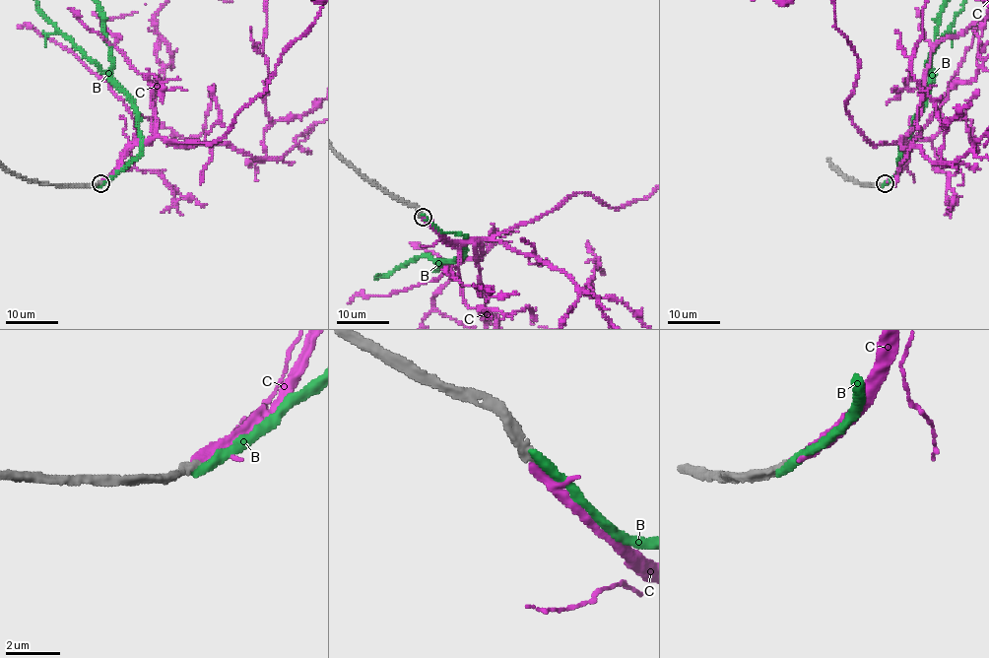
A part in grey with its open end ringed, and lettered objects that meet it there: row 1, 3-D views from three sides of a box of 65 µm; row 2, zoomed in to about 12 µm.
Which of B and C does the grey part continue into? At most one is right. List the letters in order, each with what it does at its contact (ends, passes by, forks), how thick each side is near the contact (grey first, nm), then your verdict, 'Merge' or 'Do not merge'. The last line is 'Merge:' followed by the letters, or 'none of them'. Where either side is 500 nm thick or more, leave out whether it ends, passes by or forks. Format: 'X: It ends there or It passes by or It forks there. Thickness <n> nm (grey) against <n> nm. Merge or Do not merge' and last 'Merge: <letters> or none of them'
B: It ends there. Thickness 360 nm (grey) against 380 nm. Do not merge
C: It ends there. Thickness 320 nm (grey) against 320 nm. Merge
Merge: C

